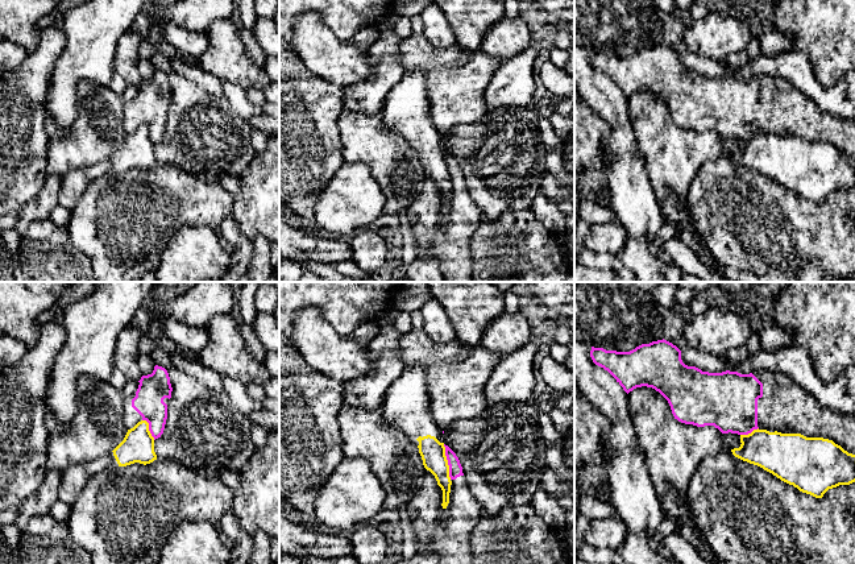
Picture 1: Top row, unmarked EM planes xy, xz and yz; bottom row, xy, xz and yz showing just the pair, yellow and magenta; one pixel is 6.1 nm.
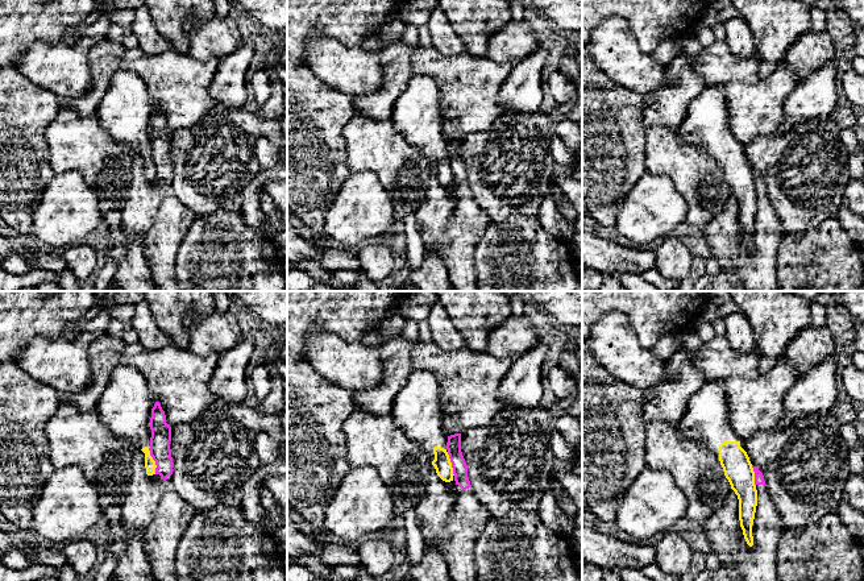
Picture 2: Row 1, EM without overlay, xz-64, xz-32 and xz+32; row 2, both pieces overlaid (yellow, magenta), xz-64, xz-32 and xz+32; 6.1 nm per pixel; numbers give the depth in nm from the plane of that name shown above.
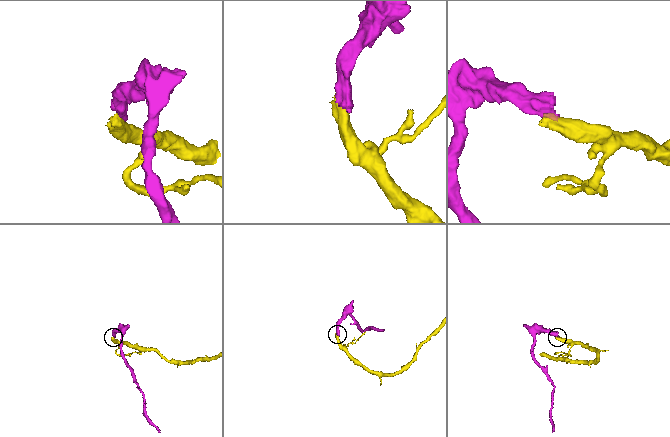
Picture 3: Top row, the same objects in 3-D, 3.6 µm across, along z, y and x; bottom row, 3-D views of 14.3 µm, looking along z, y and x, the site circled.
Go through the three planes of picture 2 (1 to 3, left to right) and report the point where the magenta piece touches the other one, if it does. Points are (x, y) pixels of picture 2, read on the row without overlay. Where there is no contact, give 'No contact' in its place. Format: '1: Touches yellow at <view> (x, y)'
1: Touches yellow at xz-64 (154, 166)
2: Touches yellow at xz-32 (451, 169)
3: Touches yellow at xz+32 (754, 181)

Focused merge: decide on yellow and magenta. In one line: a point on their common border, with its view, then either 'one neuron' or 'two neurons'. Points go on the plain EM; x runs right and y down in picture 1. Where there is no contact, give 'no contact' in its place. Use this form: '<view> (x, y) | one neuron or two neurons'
xz (447, 166) | two neurons

